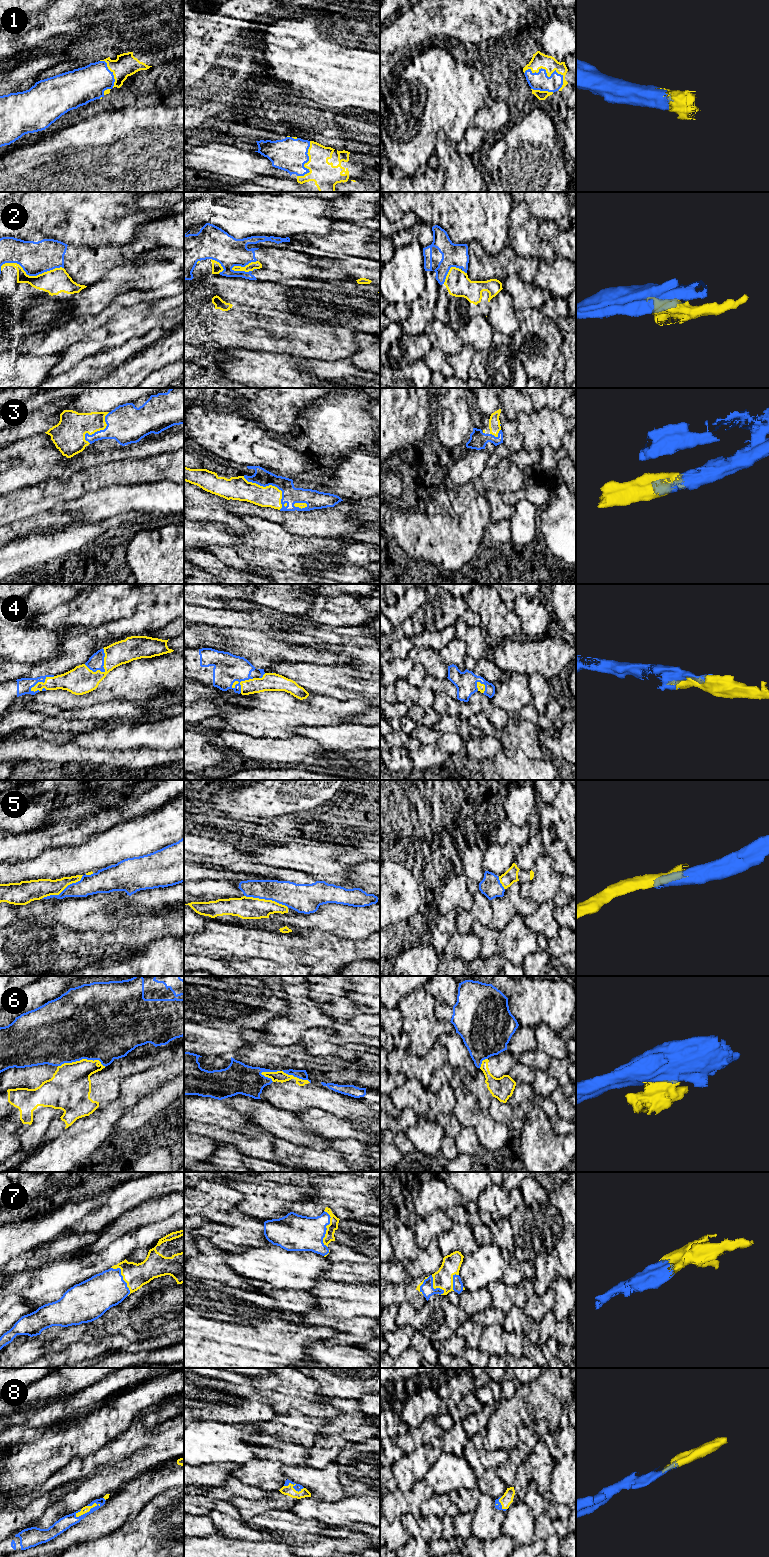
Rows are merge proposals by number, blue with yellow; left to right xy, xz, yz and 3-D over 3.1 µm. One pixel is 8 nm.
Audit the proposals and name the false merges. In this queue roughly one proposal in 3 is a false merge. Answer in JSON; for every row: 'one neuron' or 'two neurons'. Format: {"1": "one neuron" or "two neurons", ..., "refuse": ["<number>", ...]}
{"1": "one neuron", "2": "two neurons", "3": "one neuron", "4": "one neuron", "5": "two neurons", "6": "two neurons", "7": "one neuron", "8": "one neuron", "refuse": ["2", "5", "6"]}

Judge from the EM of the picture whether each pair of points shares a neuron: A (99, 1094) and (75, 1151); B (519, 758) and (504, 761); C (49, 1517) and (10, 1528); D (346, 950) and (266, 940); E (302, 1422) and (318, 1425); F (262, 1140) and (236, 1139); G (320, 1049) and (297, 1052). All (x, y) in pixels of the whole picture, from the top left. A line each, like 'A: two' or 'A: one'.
A: two
B: one
C: two
D: one
E: one
F: one
G: two

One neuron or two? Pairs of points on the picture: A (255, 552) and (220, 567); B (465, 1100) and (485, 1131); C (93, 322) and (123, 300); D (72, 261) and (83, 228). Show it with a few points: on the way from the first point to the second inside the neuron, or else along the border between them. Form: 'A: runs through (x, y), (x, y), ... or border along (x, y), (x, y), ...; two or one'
A: border along (206, 552), (214, 554), (229, 566), (246, 571); two
B: runs through (467, 1108), (480, 1123); one
C: runs through (100, 319), (116, 305); one
D: border along (68, 245), (101, 247); two

